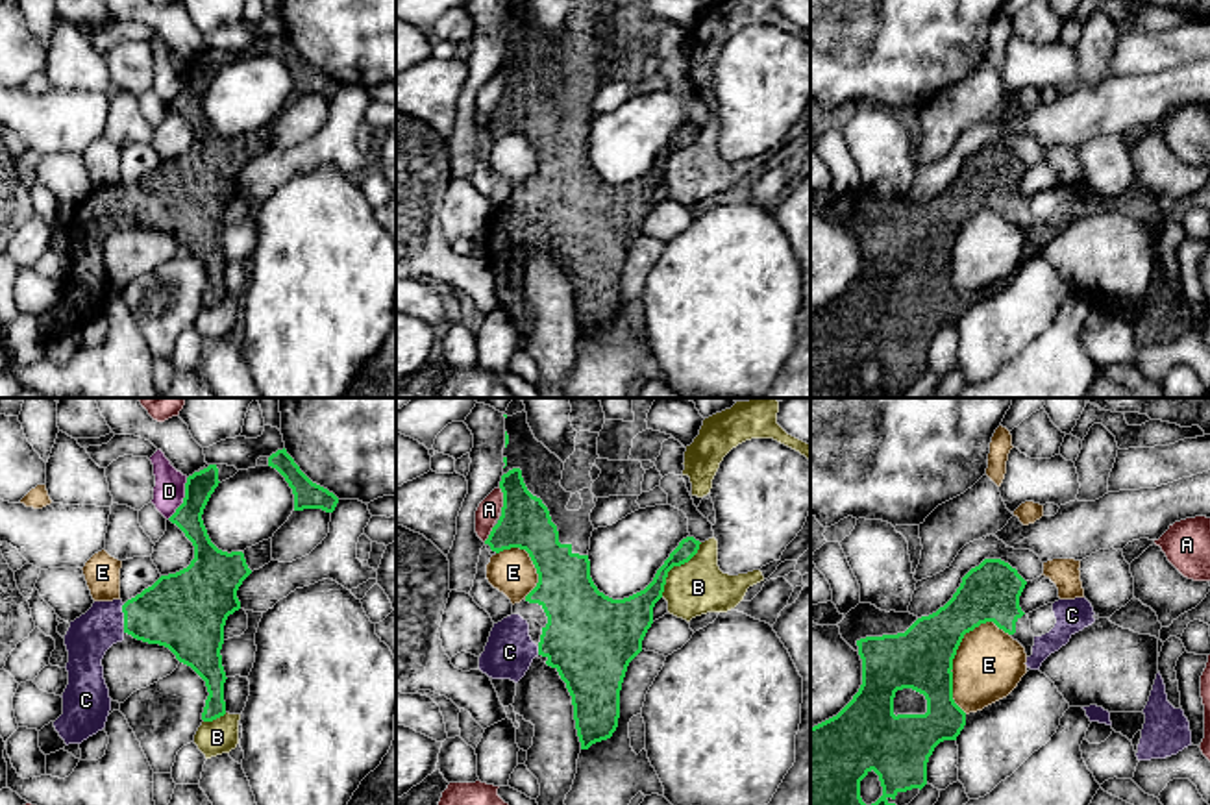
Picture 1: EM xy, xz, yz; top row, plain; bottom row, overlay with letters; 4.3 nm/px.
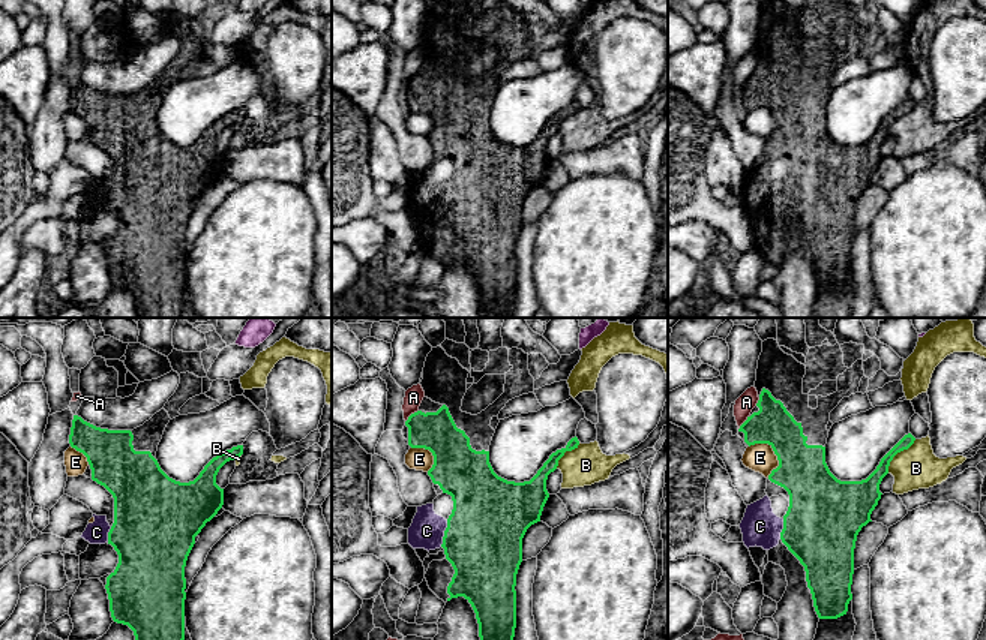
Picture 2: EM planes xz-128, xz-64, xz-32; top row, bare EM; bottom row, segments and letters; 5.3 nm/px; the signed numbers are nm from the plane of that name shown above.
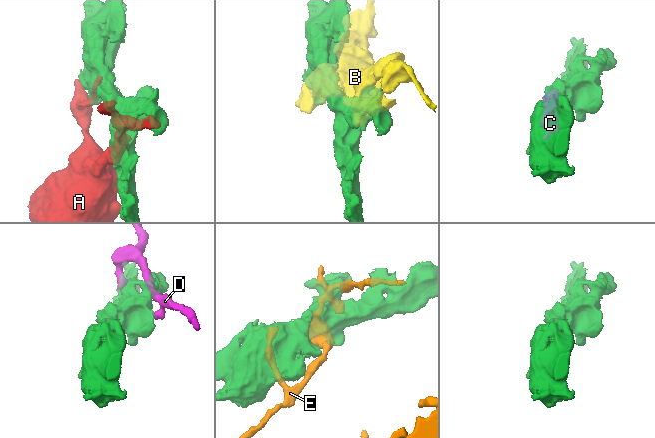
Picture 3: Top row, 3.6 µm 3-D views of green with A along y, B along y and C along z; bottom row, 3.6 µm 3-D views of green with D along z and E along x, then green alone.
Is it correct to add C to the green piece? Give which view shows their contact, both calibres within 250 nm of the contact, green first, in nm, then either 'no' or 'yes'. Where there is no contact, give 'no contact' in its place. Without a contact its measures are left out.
xy | 340/190 nm | yes

